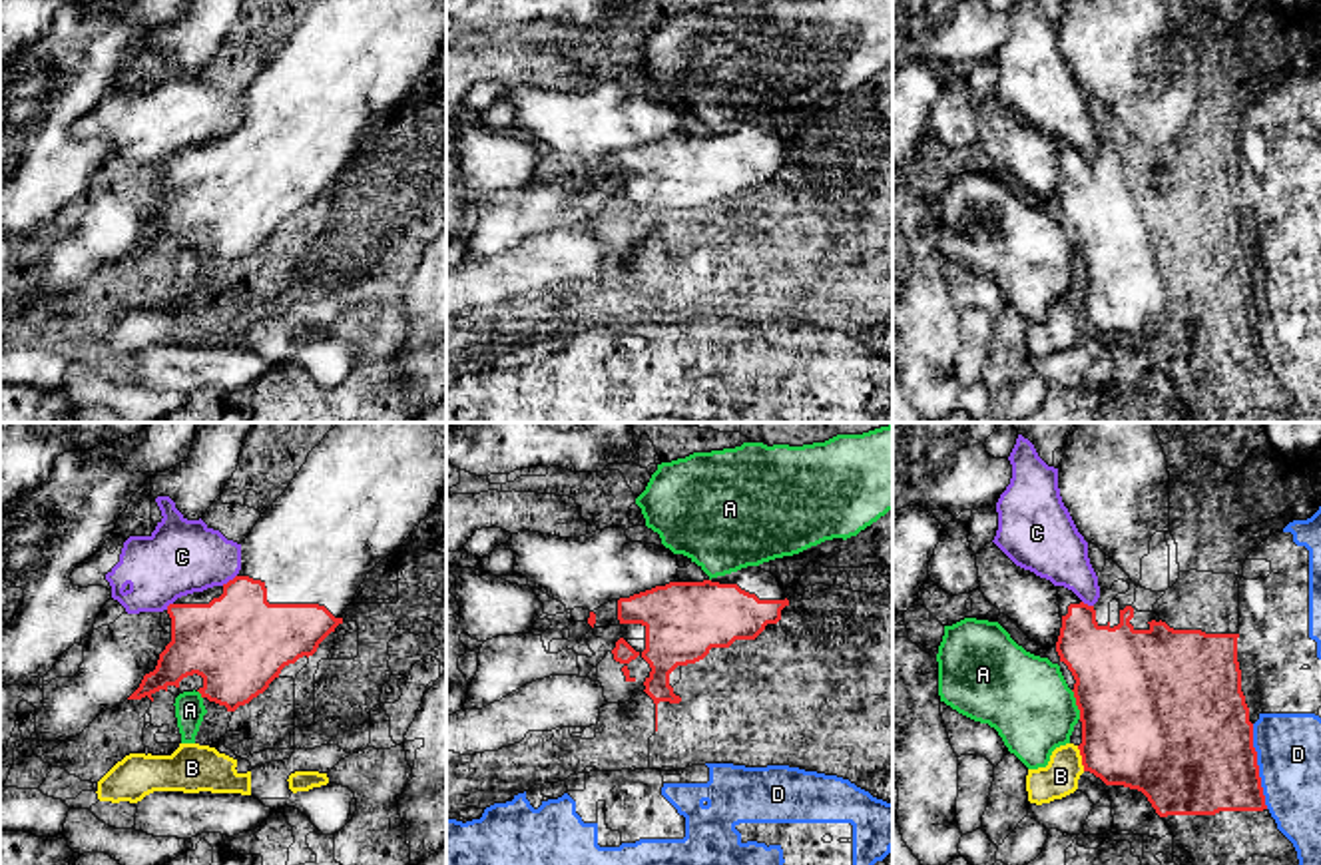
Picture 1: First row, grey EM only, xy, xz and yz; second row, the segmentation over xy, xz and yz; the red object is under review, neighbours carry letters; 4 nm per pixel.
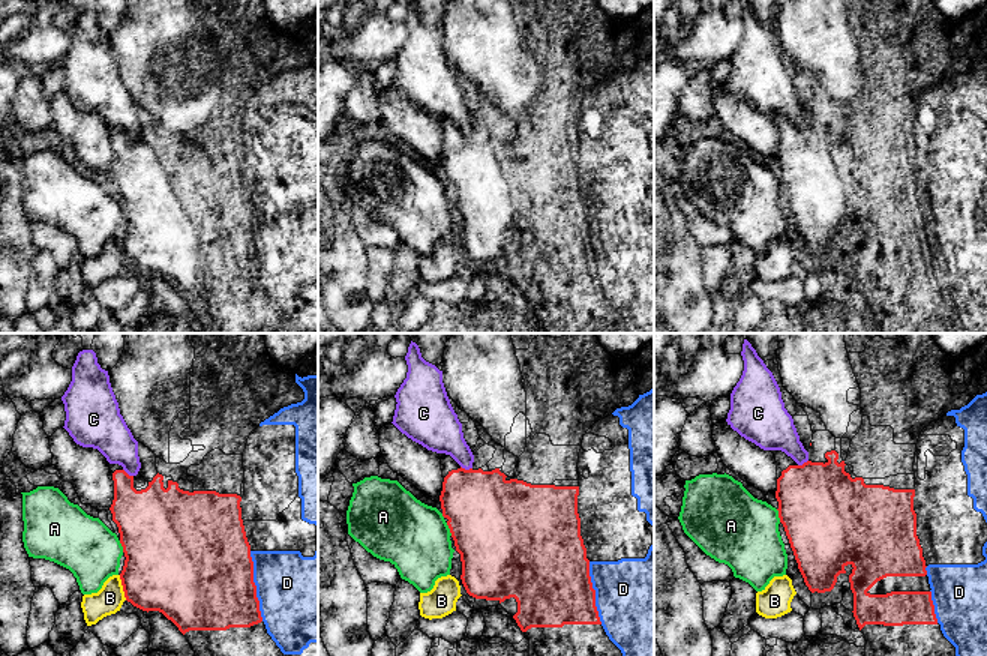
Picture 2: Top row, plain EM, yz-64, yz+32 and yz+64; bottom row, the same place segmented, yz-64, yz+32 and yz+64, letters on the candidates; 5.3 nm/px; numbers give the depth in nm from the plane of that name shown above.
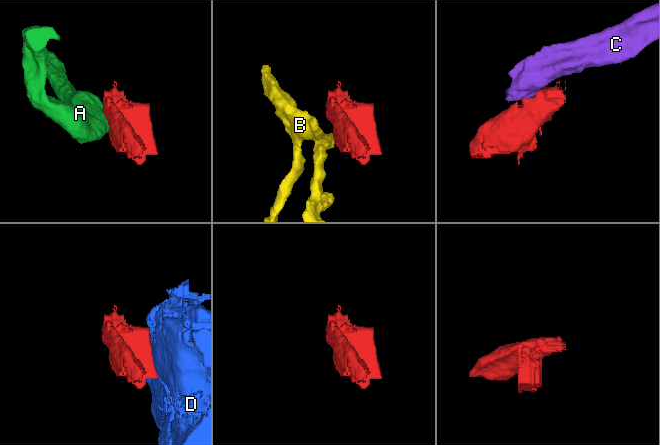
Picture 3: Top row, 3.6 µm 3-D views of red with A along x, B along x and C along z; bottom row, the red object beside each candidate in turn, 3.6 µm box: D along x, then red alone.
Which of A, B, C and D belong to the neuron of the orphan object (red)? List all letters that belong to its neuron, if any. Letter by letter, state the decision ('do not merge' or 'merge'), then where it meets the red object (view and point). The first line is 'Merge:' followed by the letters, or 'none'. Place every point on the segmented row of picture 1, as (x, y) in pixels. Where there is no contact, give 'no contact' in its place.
Merge: none
A: do not merge | yz (1076, 704)
B: do not merge | yz (1082, 758)
C: do not merge | xy (230, 580)
D: do not merge | yz (1258, 766)

